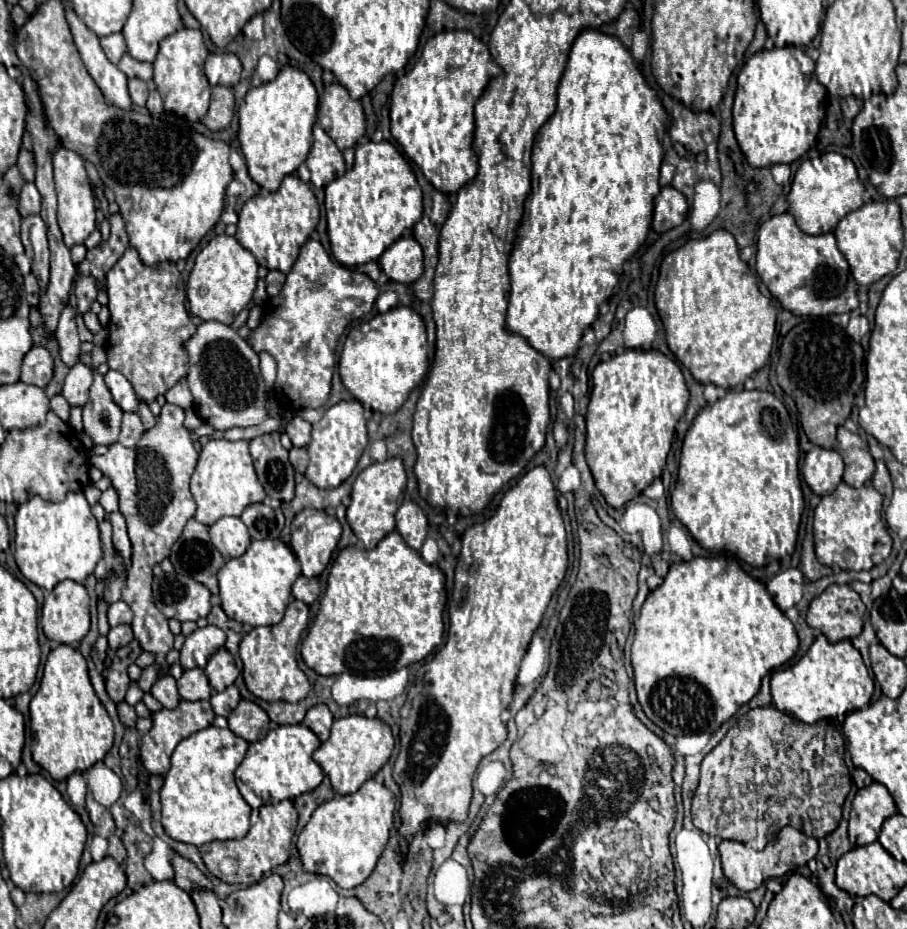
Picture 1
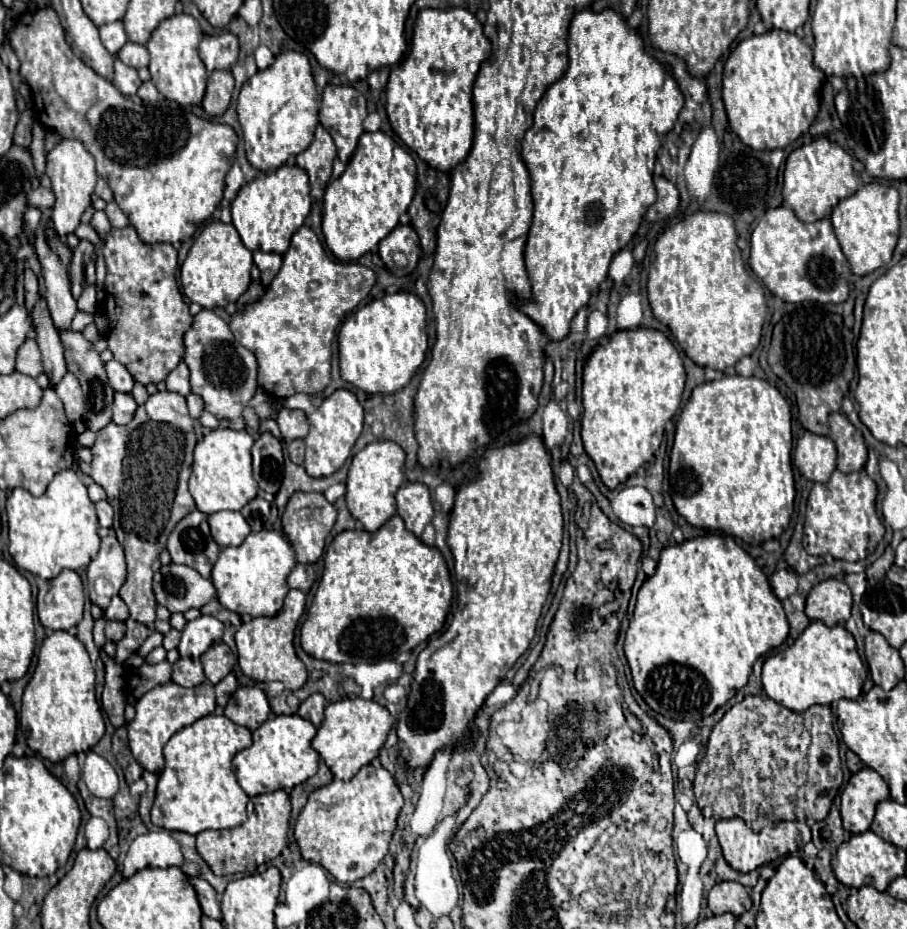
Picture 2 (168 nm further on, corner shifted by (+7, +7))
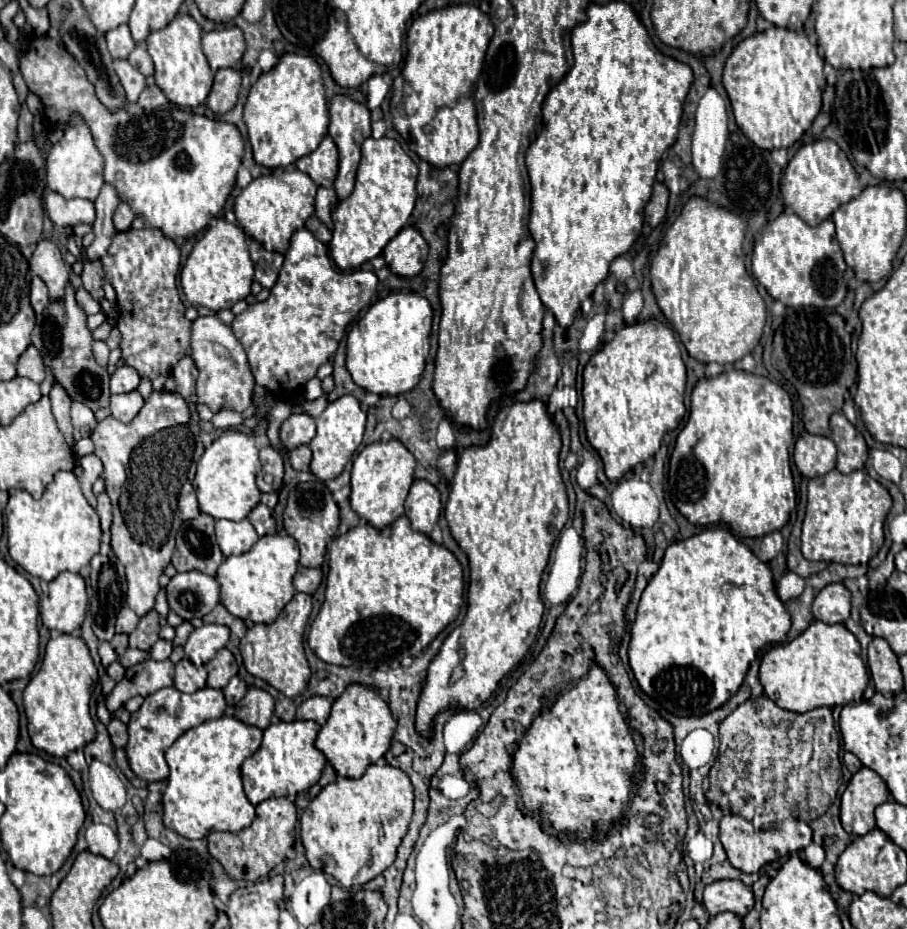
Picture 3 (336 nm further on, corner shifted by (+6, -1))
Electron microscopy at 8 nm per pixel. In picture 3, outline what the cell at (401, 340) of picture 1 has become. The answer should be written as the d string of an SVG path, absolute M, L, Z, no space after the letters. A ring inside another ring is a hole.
M390 293L386 299L376 301L370 309L350 327L348 331L348 353L346 353L346 367L356 385L364 387L366 391L378 395L402 395L414 389L420 381L424 371L426 358L430 351L430 329L432 329L432 307L426 297L416 293Z

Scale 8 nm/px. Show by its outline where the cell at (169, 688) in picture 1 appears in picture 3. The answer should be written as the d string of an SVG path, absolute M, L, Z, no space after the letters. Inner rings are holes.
M170 659L142 661L134 667L126 669L124 679L120 683L116 683L112 695L108 697L106 707L110 709L110 713L116 713L120 709L120 705L126 703L128 699L132 699L134 695L148 697L150 693L154 693L162 687L170 687L172 679L174 679L174 663Z

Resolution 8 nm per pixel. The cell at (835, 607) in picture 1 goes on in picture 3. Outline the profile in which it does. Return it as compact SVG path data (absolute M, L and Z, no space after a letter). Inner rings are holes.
M844 583L826 585L812 603L812 613L818 621L828 625L844 623L850 617L850 591Z

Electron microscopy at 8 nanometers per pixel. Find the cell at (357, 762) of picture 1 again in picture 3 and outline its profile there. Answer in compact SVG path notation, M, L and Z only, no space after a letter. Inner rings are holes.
M350 683L332 703L332 713L318 731L316 747L326 755L338 775L360 779L366 767L384 757L384 753L390 749L394 729L396 719L378 691L360 683Z

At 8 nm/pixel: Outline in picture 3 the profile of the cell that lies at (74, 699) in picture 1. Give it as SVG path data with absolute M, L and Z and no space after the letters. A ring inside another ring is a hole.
M60 633L48 641L42 667L24 689L28 733L36 749L66 757L94 737L96 729L88 711L94 680L98 680L98 671L82 637Z

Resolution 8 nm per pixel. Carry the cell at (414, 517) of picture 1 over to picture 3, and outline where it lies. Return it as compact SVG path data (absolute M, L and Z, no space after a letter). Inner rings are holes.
M416 479L410 487L404 507L406 507L406 517L412 521L412 529L430 535L430 531L438 523L442 509L440 493L430 481Z

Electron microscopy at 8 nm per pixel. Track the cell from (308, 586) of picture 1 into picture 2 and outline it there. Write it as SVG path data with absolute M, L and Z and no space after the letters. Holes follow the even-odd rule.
M297 565L289 573L289 579L287 579L287 583L289 583L291 589L299 589L303 593L307 593L311 589L313 581L315 581L315 571L313 571L311 565Z

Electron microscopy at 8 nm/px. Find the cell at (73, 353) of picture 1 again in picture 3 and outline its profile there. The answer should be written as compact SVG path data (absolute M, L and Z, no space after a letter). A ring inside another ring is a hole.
M42 239L38 243L30 261L30 269L46 283L52 301L64 297L64 285L68 281L70 271L64 265L60 249L52 241Z

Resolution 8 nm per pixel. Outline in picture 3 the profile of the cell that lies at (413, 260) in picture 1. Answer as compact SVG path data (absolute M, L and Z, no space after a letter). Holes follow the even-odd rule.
M406 225L386 247L382 257L392 273L402 277L414 277L424 267L428 255L428 243L412 225Z

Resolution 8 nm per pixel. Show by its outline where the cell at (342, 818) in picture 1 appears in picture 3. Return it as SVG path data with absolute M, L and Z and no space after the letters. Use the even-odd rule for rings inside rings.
M372 763L360 779L340 777L308 803L300 817L306 857L314 869L332 875L342 887L364 885L394 863L412 813L414 787L408 775L398 767Z

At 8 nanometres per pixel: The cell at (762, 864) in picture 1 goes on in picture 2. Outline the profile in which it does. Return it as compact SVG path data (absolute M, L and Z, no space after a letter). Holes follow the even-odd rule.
M727 819L727 821L717 821L715 825L715 833L719 839L719 845L723 849L723 857L725 861L741 873L751 873L757 867L775 861L779 857L787 857L787 855L797 855L809 841L811 841L811 829L807 827L807 823L799 823L799 821L781 821L781 823L773 823L761 829L761 833L753 833L743 819Z

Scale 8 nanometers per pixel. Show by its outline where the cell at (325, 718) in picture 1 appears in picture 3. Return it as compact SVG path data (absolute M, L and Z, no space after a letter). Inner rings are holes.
M314 695L306 701L302 701L302 705L296 711L296 719L310 719L310 721L316 721L318 725L324 725L330 715L330 707L332 707L330 697Z

